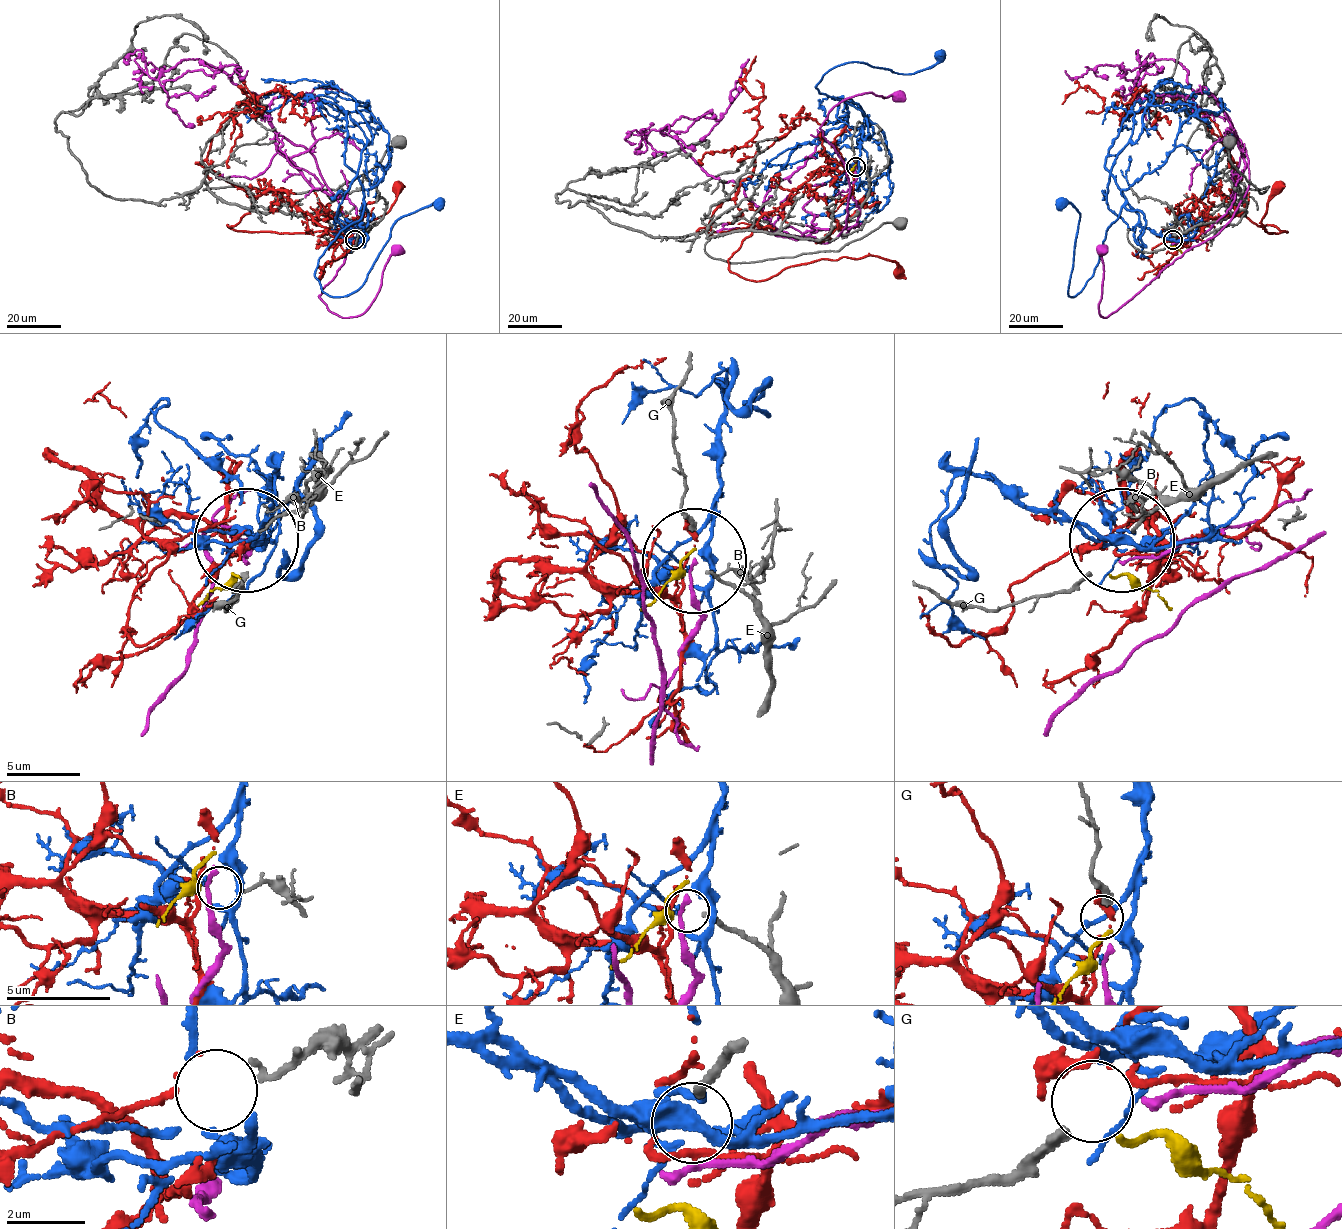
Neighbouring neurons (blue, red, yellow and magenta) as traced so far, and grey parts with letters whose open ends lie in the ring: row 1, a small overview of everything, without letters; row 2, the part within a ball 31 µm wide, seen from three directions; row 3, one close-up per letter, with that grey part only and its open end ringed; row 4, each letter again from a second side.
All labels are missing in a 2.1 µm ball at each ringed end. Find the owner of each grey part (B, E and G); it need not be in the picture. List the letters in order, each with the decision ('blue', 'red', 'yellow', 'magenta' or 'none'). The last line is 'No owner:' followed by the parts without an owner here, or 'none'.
B: red
E: none
G: none
No owner: E, G

